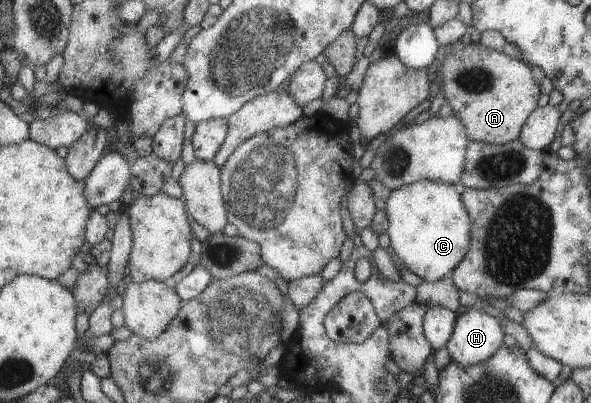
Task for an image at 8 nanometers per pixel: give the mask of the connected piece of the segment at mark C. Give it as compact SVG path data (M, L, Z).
M423 179L404 187L393 189L384 208L391 250L405 264L407 270L433 282L449 276L468 252L473 236L469 212L462 203L461 185Z

